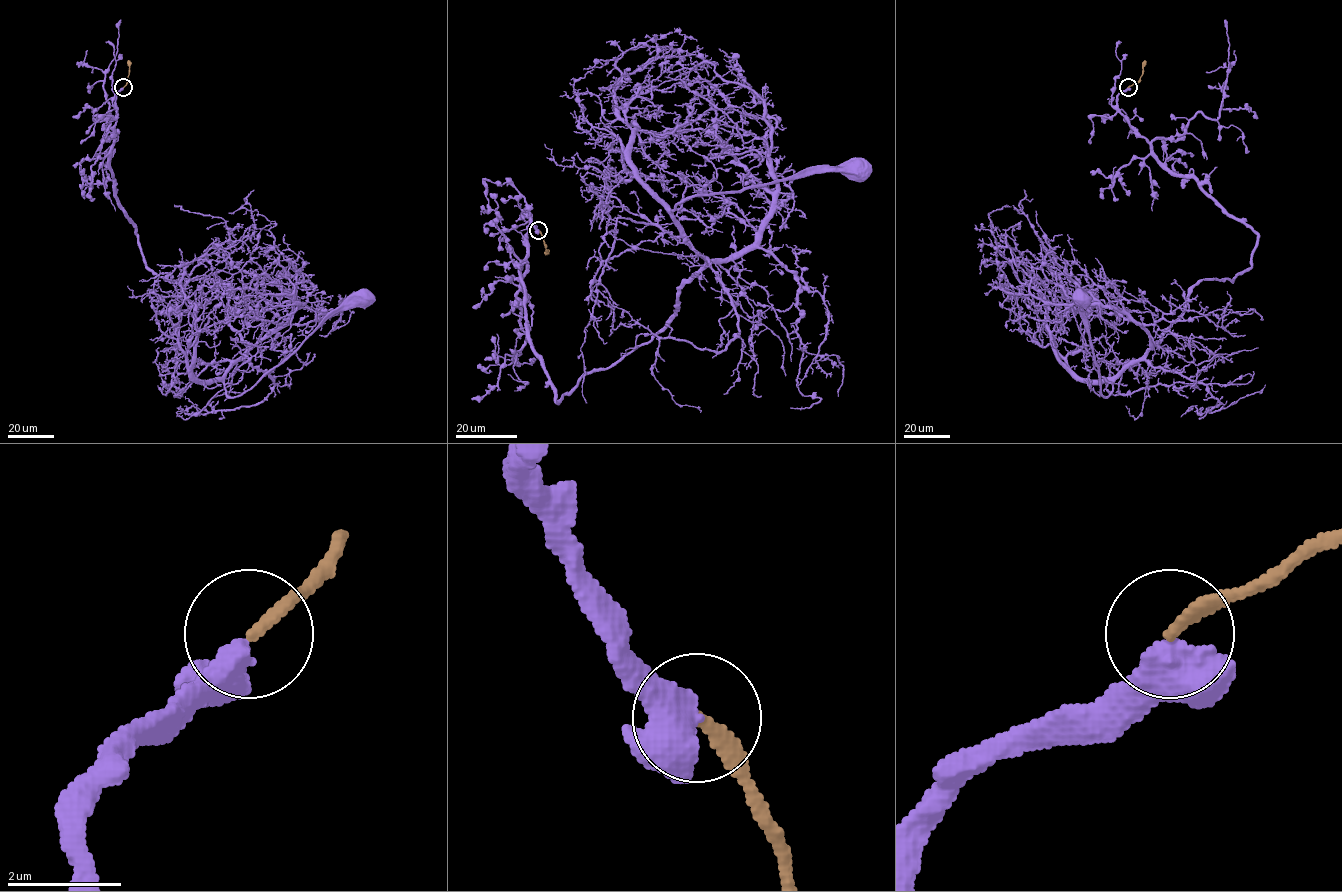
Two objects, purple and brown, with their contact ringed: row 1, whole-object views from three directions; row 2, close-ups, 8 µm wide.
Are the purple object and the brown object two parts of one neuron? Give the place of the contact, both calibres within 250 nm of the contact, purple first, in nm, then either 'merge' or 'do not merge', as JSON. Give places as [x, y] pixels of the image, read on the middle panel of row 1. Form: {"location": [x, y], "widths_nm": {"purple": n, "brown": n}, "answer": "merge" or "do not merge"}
{"location": [538, 230], "widths_nm": {"purple": 600, "brown": 240}, "answer": "do not merge"}

